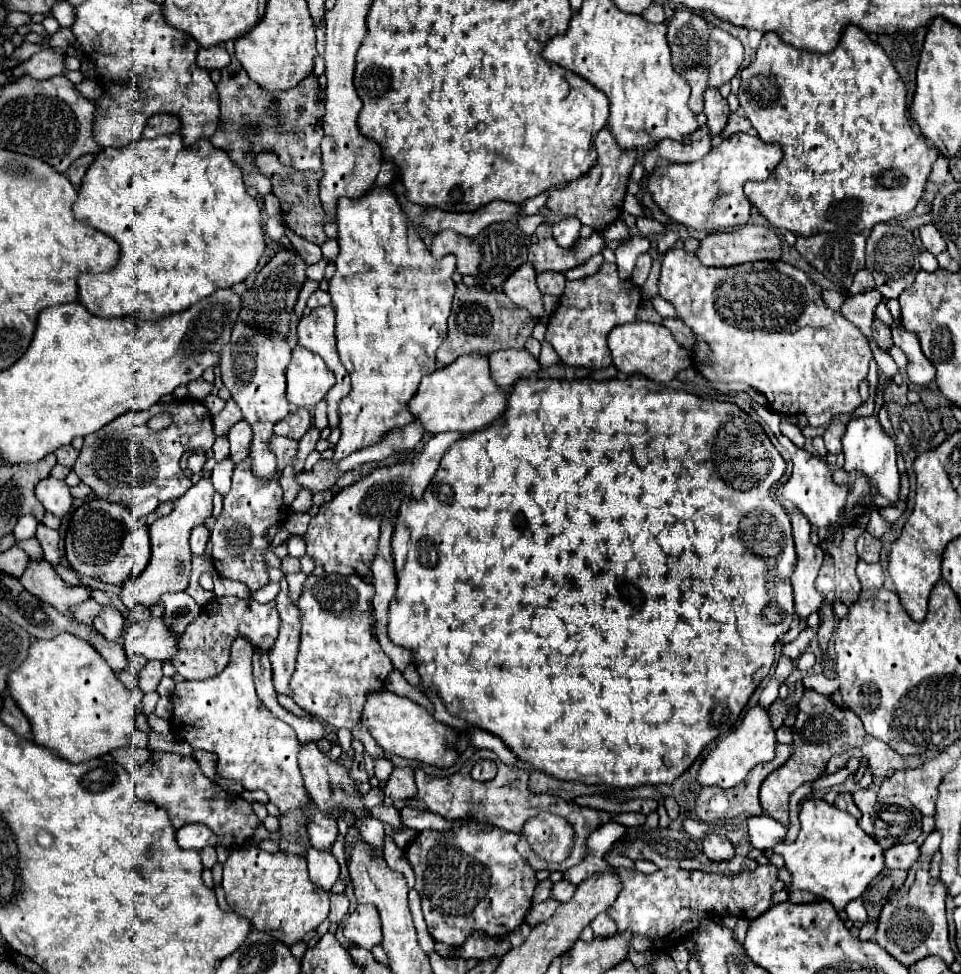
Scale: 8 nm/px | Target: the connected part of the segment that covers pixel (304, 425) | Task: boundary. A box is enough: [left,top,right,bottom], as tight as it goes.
[274,408,312,440]

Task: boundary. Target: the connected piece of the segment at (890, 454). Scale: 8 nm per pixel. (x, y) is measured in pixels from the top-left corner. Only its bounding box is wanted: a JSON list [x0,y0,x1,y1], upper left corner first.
[842,410,900,502]

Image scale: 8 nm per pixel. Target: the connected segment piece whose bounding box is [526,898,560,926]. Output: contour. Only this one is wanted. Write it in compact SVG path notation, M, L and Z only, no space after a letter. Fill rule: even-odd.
M548 898L548 900L540 902L540 904L532 904L532 908L530 908L528 916L526 916L526 922L538 926L538 924L542 924L544 920L548 920L558 906L560 906L560 902L554 900L554 898Z

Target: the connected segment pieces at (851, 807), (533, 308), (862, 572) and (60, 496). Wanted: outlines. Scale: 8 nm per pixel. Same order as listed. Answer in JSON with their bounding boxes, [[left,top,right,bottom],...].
[[834,792,860,818],[504,262,544,318],[856,560,884,590],[36,478,74,518]]

